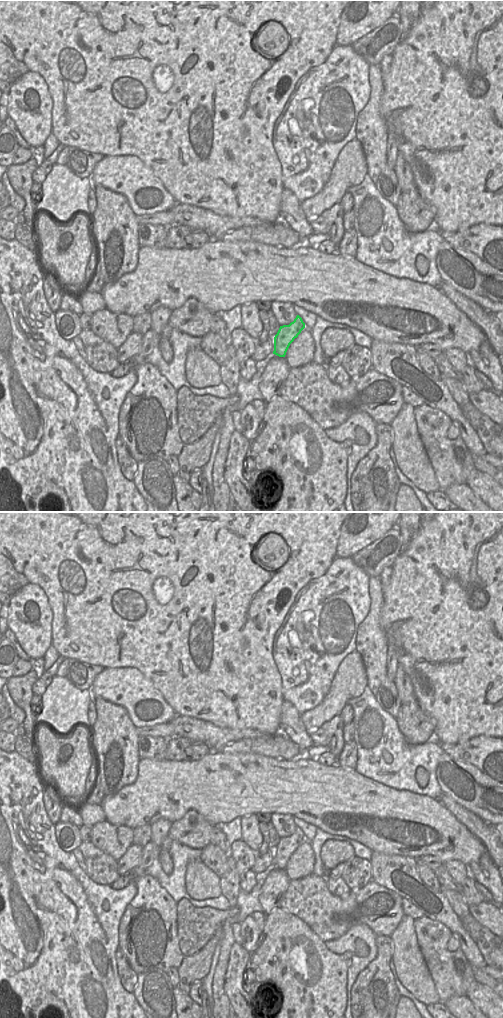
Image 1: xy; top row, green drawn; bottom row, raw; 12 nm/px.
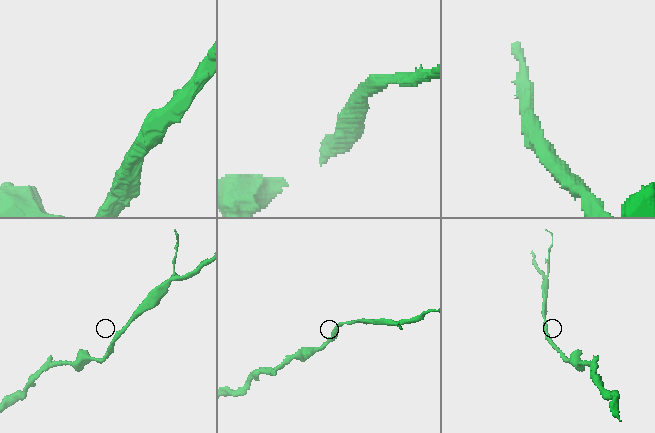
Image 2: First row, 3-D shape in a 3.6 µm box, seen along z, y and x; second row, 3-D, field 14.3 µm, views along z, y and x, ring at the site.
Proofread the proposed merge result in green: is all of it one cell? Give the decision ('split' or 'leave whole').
leave whole

